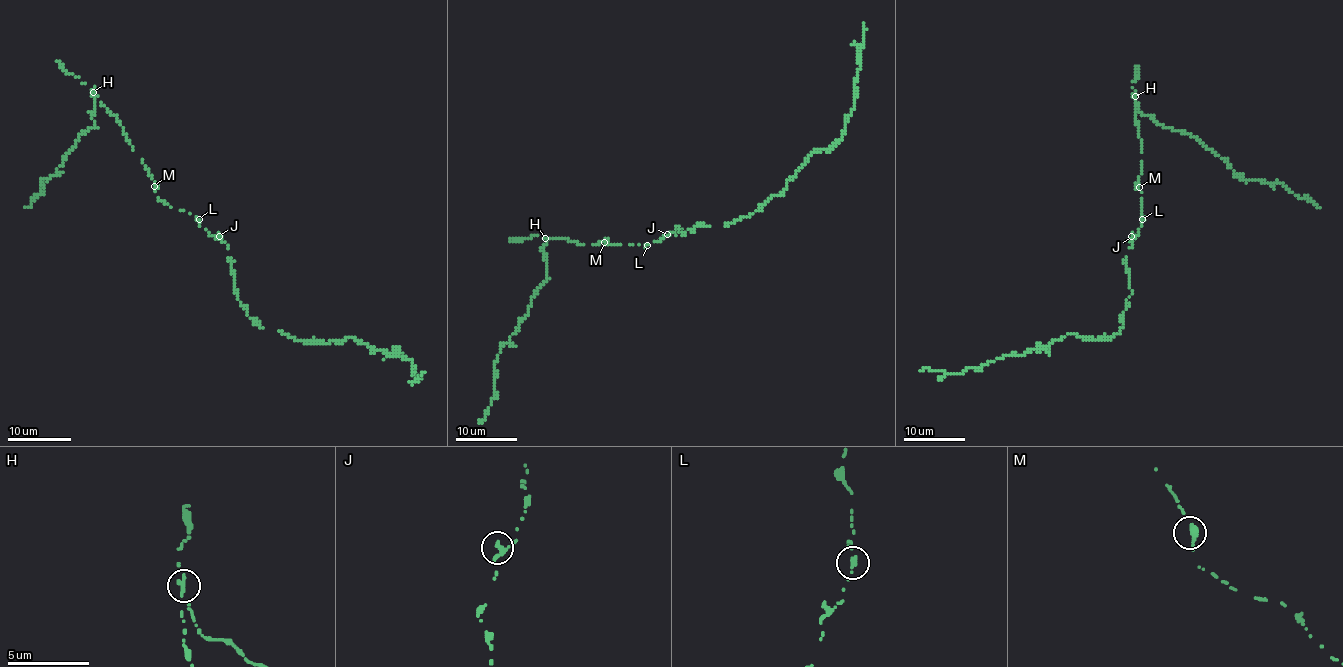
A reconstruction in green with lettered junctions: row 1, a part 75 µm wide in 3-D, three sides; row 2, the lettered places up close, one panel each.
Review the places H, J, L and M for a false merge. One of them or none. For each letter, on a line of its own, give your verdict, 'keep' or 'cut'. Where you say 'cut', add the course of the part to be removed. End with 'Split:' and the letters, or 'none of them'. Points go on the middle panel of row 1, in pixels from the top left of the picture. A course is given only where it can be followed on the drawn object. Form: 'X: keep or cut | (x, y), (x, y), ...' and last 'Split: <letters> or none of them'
H: cut | (544, 238), (547, 273), (515, 333), (503, 344), (495, 362), (497, 396), (486, 418), (478, 422)
J: keep
L: keep
M: keep
Split: H

